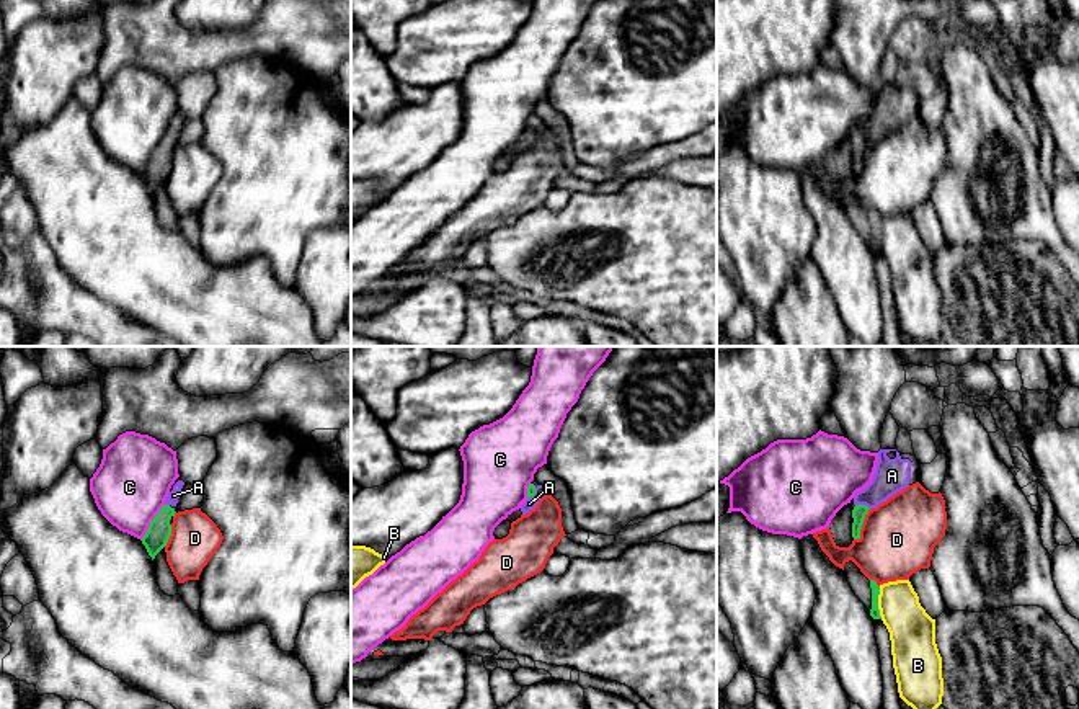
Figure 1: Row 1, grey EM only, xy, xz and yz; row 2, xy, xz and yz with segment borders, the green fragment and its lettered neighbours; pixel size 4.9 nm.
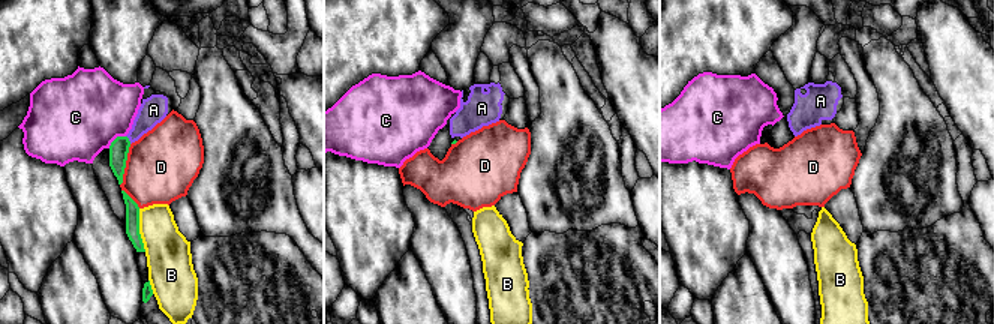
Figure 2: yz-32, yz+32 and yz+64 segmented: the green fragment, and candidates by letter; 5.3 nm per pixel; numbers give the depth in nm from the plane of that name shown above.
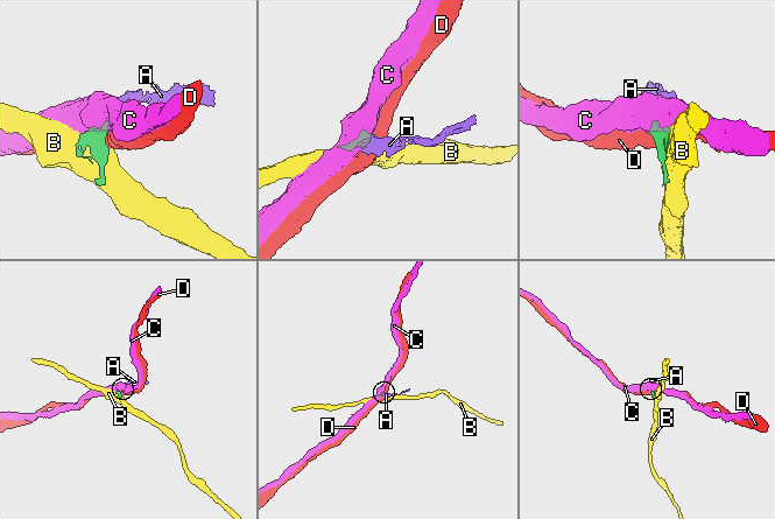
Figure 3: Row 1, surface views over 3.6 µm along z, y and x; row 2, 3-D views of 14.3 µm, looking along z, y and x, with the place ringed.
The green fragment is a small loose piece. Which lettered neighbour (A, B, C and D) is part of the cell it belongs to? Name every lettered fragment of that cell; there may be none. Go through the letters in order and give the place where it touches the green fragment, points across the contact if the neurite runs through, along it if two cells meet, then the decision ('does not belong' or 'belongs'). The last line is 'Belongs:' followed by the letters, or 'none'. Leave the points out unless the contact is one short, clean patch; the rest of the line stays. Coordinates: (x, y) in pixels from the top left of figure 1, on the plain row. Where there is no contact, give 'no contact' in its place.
A: contact yz (864, 139); way yz (859, 146), (864, 139), (892, 110); belongs
B: contact yz (877, 237); does not belong
C: contact xy (150, 156); border xy (164, 138), (141, 173); does not belong
D: contact yz (862, 157); border yz (869, 142), (861, 169), (854, 173); does not belong
Belongs: A

